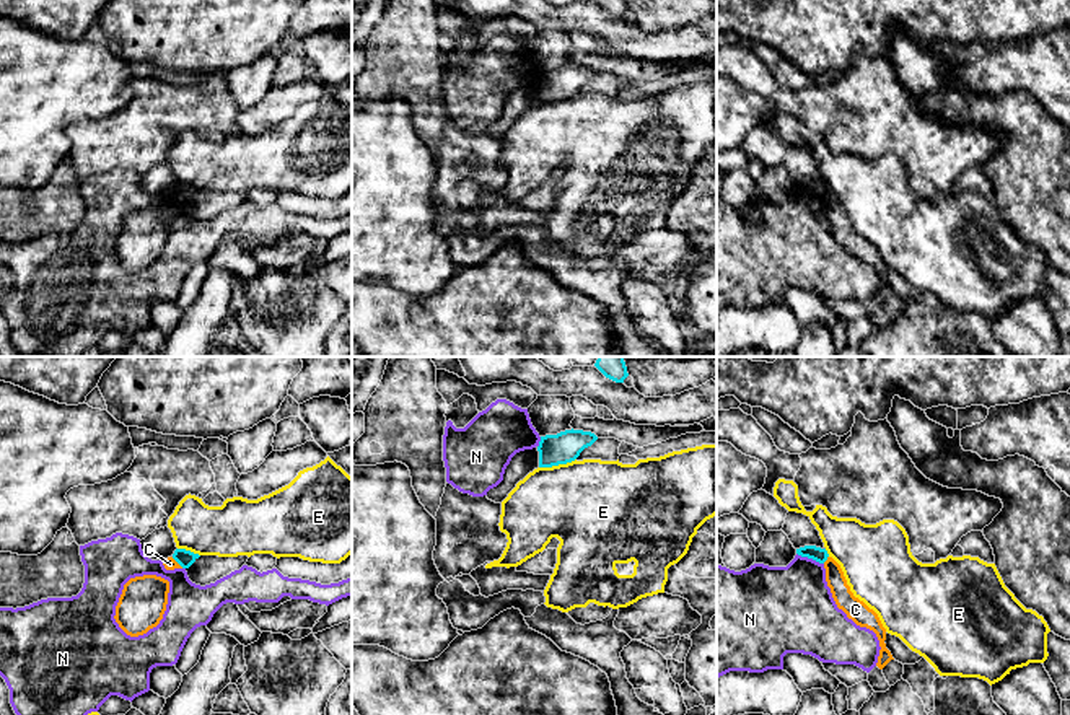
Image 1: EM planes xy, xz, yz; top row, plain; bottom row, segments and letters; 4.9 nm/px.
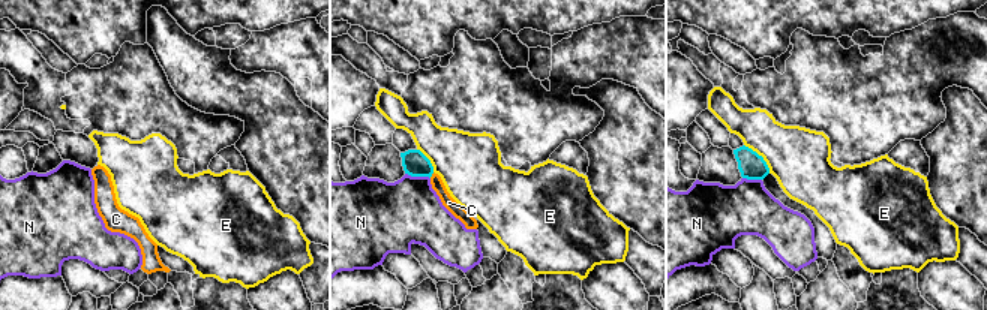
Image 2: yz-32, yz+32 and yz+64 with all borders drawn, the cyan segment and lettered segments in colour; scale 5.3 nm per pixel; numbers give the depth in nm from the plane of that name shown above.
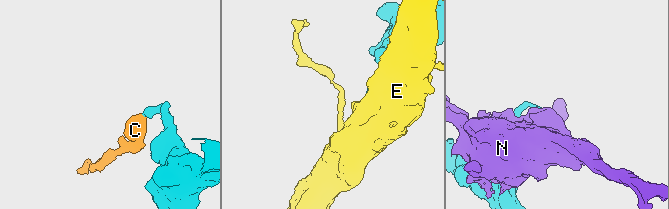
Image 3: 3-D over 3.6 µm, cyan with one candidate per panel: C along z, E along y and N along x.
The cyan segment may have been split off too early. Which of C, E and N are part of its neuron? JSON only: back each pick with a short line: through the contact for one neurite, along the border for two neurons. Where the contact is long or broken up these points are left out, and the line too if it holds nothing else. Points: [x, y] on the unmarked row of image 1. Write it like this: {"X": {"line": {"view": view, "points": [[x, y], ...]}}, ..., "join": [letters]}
{"join": []}

